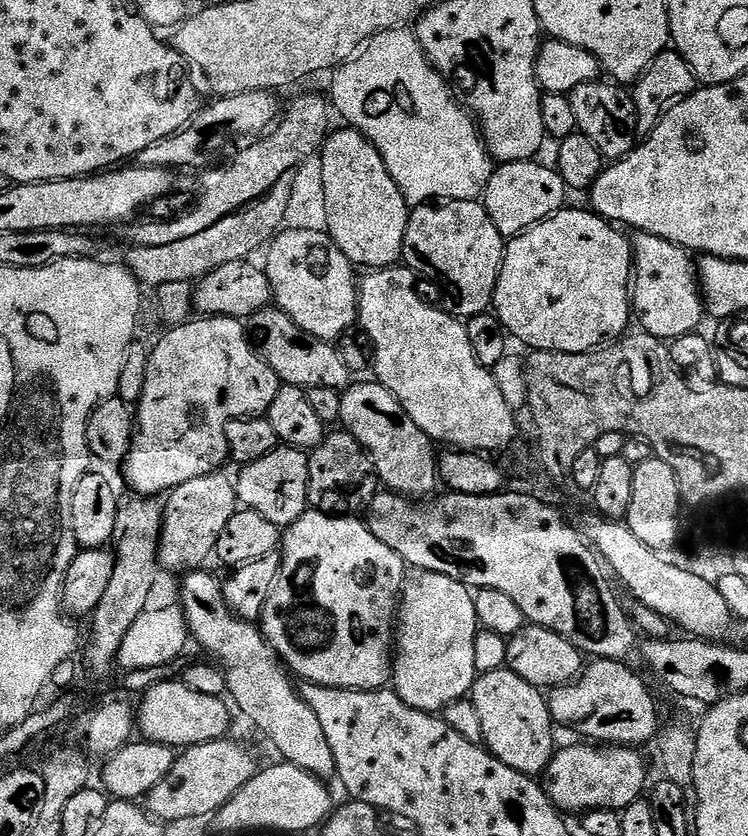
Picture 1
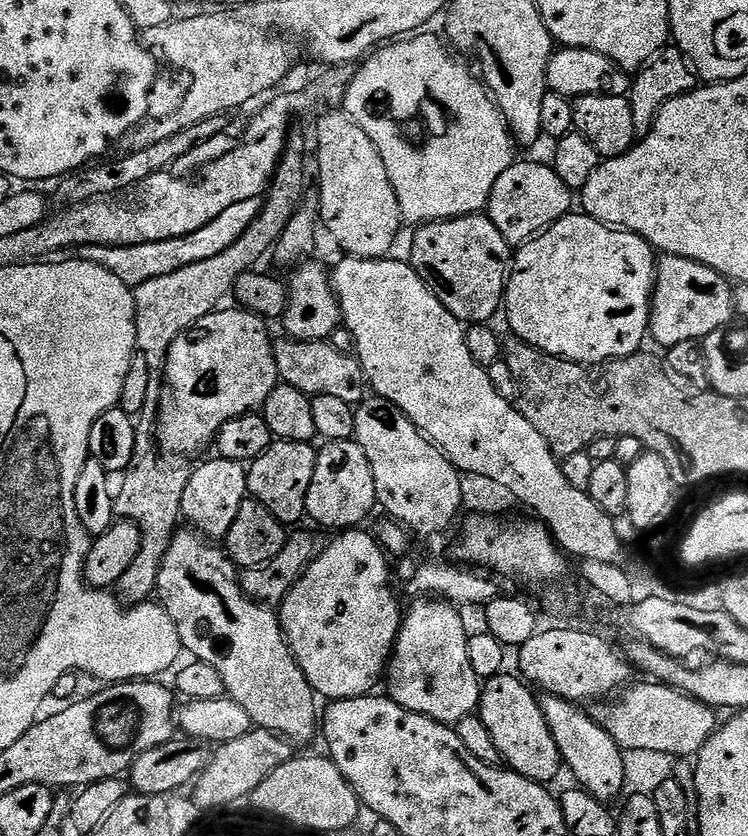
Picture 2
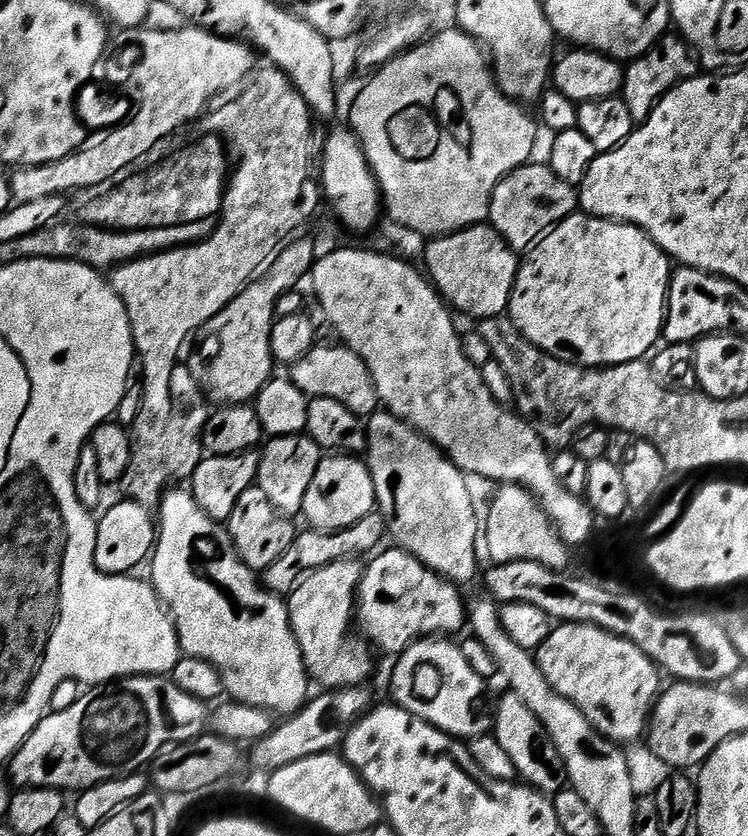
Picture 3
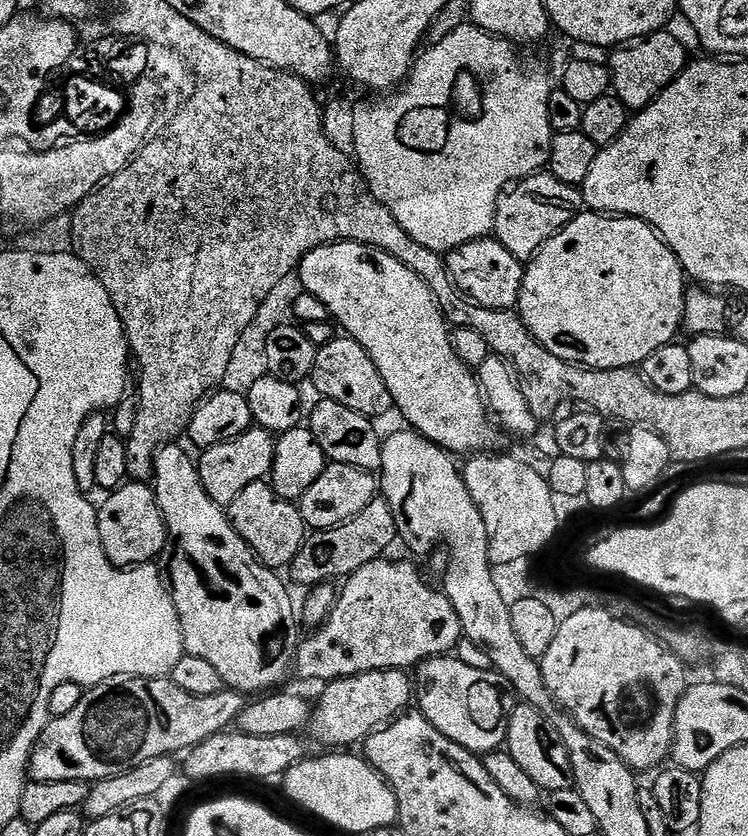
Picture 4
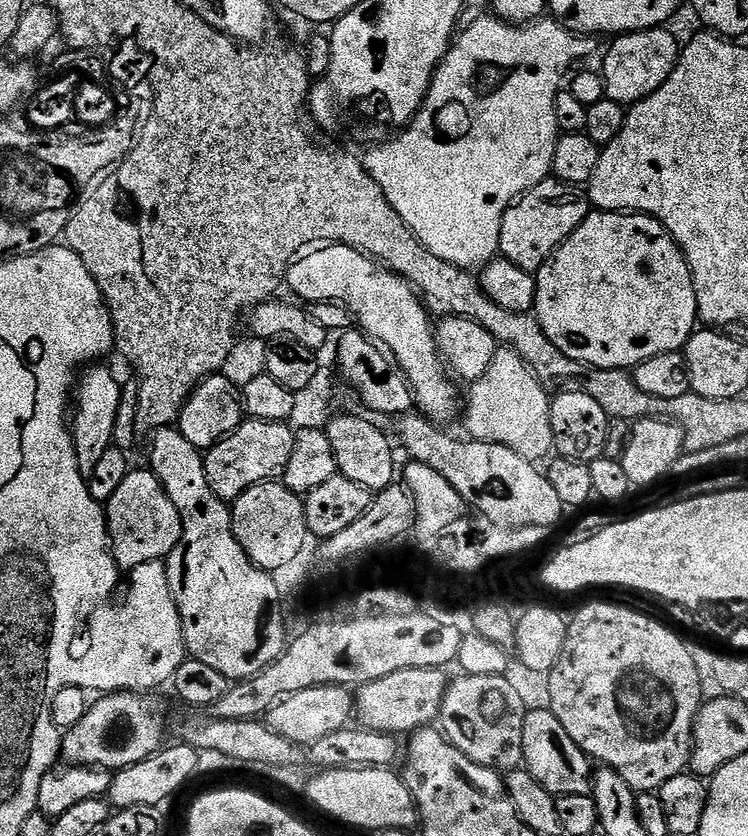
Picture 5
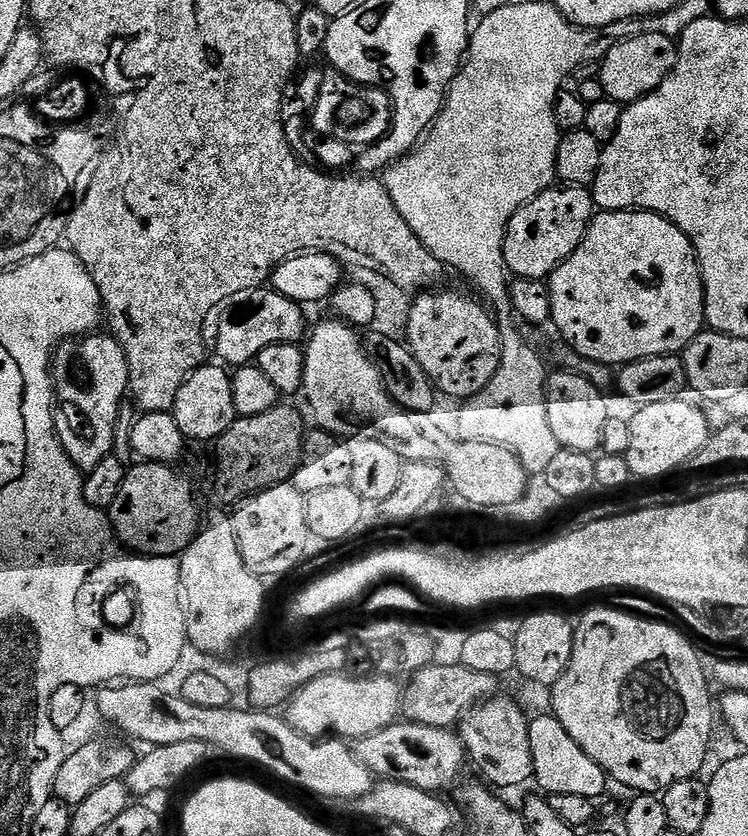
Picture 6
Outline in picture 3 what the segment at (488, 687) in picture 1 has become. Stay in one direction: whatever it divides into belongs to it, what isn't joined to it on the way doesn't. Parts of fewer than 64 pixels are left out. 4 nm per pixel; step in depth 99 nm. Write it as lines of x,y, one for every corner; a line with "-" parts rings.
511,690
505,691
501,698
500,705
497,703
494,708
494,734
501,744
502,750
514,762
516,775
523,783
533,787
537,792
555,794
562,791
568,784
566,766
562,762
562,754
550,742
550,734
546,734
546,726
534,718
534,713
514,694

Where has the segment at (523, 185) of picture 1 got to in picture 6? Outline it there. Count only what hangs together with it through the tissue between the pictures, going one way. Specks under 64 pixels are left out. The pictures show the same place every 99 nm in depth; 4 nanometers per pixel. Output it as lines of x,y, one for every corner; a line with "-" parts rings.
553,186
511,214
504,233
504,264
513,277
547,281
552,271
578,250
594,215
594,201
588,188

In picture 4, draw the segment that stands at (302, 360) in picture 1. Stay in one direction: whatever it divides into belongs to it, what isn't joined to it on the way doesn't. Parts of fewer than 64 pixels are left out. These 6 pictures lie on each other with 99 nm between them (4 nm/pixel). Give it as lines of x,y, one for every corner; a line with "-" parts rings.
337,338
317,347
310,384
320,391
323,399
342,402
342,406
350,406
350,410
358,410
363,416
379,418
394,408
392,395
378,372
378,366
374,366
370,354
362,350
359,342
351,338

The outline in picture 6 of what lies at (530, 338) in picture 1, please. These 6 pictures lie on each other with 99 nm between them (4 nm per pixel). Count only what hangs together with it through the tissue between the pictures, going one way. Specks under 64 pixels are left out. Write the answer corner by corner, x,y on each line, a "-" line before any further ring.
625,210
623,212
597,211
592,217
590,226
574,254
566,258
553,271
547,281
550,290
550,306
552,307
551,323
556,324
560,331
560,336
565,345
573,348
580,356
593,360
596,364
606,364
609,366
623,366
651,356
675,356
683,353
698,333
705,331
706,321
704,319
704,283
702,273
700,273
700,263
696,261
696,251
692,245
692,240
674,226
664,216
659,216
656,212
645,212
643,210

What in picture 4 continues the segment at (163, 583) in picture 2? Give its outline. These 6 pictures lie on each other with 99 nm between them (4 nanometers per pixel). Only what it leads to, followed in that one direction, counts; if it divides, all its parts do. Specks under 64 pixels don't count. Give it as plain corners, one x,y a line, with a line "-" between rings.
173,442
170,444
164,445
163,448
160,449
159,452
156,454
156,461
154,462
154,470
152,471
152,478
150,481
151,487
154,489
156,493
156,501
158,502
158,510
162,510
162,518
166,521
168,524
168,535
171,537
171,539
174,541
174,548
176,544
176,553
173,554
172,556
172,580
170,576
170,591
172,594
172,601
174,602
174,606
178,610
178,618
182,622
182,634
184,635
184,650
187,655
193,656
194,658
202,658
204,659
205,662
210,662
214,665
215,668
218,669
218,674
222,674
222,682
224,683
225,686
233,688
236,692
243,692
245,694
251,694
251,692
258,692
254,694
268,694
271,693
273,690
279,689
281,687
280,684
283,682
284,679
287,678
288,672
289,676
290,673
293,671
294,668
294,661
296,659
296,649
298,647
298,641
301,639
302,632
299,632
298,629
296,629
296,620
298,624
298,608
296,605
296,608
294,605
292,605
292,596
290,593
288,593
288,588
289,585
285,583
286,585
283,584
282,581
279,580
277,573
273,571
273,569
267,568
265,564
260,563
259,560
256,559
256,556
254,553
252,553
252,548
244,541
242,537
238,534
238,530
234,530
234,526
232,525
231,520
228,518
228,513
225,511
221,505
216,504
214,502
214,498
210,498
206,494
206,490
202,486
202,478
200,477
200,470
197,464
197,461
194,459
193,453
189,451
187,447
184,448
179,448
181,445
179,443

